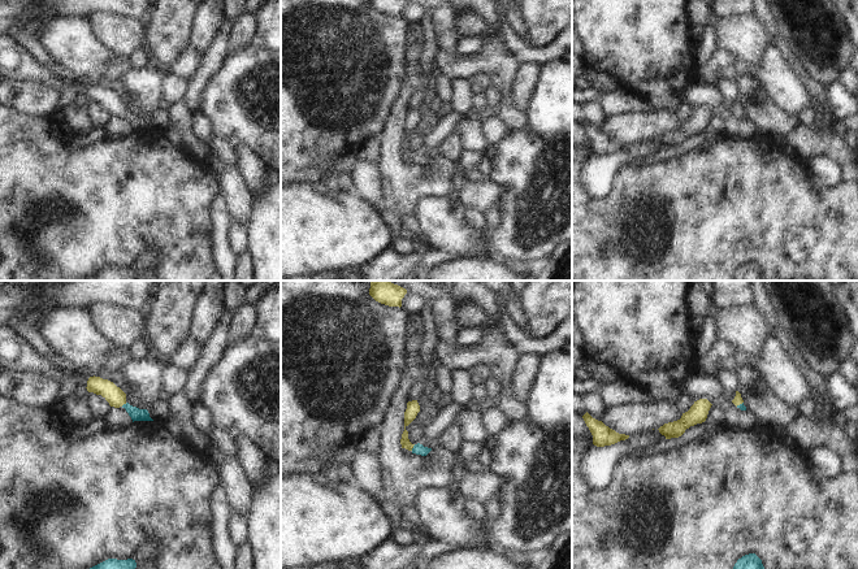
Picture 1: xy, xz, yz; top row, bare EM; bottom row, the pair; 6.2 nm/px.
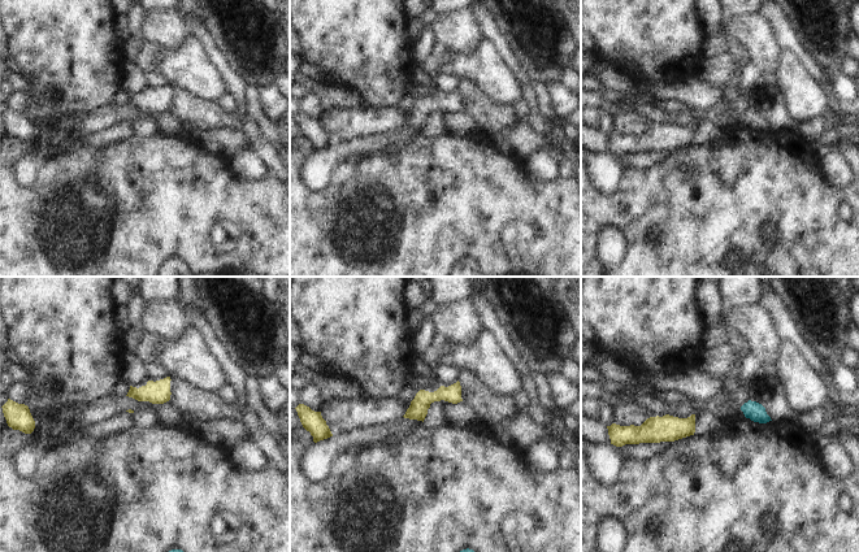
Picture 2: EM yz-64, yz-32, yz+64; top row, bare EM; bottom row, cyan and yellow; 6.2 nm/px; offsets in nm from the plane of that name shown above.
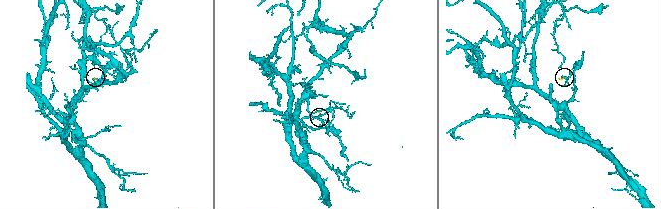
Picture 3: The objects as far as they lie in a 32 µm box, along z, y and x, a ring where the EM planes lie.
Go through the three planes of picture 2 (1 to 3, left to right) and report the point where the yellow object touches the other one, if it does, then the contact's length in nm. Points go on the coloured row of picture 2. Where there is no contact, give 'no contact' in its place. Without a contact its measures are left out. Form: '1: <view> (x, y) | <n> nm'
1: no contact
2: no contact
3: no contact

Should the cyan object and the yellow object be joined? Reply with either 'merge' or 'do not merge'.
merge

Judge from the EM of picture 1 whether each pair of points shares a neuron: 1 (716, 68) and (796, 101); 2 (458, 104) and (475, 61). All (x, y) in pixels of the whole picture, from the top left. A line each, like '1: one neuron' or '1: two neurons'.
1: one neuron
2: two neurons

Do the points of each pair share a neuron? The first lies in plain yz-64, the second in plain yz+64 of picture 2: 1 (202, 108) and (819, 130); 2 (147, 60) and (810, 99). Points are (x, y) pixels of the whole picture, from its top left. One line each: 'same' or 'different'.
1: different
2: same

